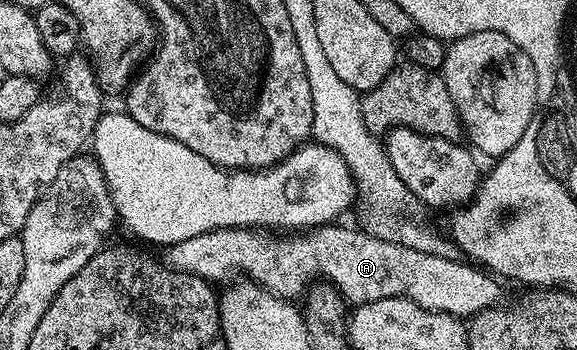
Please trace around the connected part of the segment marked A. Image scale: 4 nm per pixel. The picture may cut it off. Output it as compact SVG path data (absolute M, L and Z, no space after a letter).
M343 222L322 224L302 234L218 228L197 234L197 238L185 238L185 242L166 245L165 263L168 268L200 276L208 282L227 282L242 274L262 288L268 288L274 296L292 302L298 301L298 296L302 297L318 276L323 279L320 281L341 293L351 306L377 302L381 298L409 298L425 310L470 318L502 301L502 283L482 267L462 259L450 260L447 254L422 252L393 240L382 240L367 232L346 228Z

